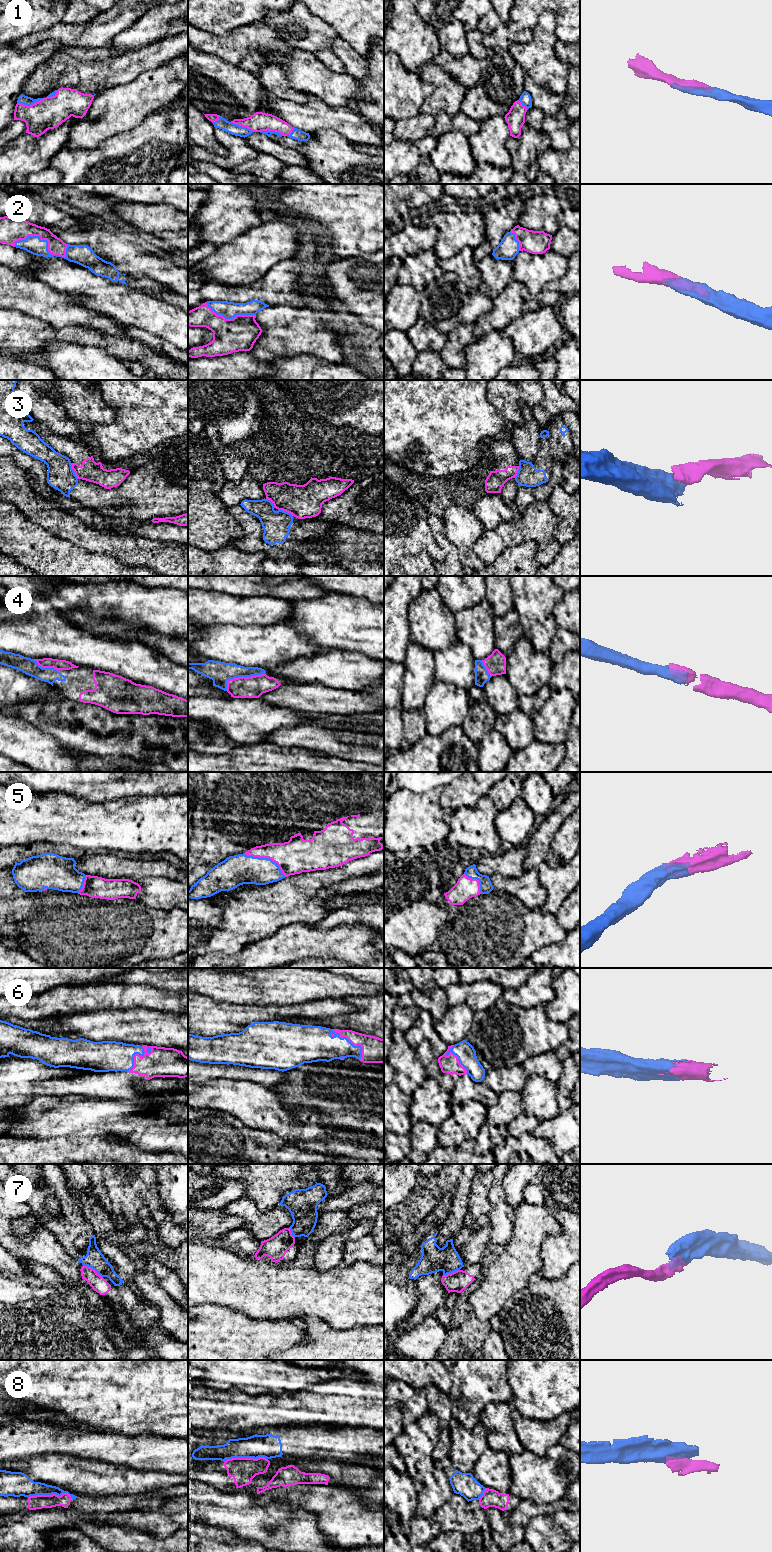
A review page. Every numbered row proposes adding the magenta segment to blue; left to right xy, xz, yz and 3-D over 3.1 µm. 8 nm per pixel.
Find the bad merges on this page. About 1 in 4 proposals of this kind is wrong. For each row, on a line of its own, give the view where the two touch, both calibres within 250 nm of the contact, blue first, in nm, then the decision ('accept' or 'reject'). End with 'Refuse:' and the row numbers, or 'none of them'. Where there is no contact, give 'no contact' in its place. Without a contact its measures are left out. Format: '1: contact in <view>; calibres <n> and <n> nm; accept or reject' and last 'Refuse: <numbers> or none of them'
1: contact in xy; calibres 80 and 260 nm; accept
2: contact in xy; calibres 140 and 170 nm; accept
3: contact in xy; calibres 220 and 160 nm; reject
4: contact in xz; calibres 170 and 180 nm; accept
5: contact in xz; calibres 240 and 280 nm; accept
6: contact in xz; calibres 240 and 200 nm; accept
7: contact in xy; calibres 150 and 120 nm; reject
8: contact in xy; calibres 180 and 110 nm; reject
Refuse: 3, 7, 8

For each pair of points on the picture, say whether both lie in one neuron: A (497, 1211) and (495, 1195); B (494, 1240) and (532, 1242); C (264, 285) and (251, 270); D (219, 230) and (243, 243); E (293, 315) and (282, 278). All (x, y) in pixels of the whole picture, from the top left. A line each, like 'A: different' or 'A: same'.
A: same
B: different
C: different
D: different
E: different

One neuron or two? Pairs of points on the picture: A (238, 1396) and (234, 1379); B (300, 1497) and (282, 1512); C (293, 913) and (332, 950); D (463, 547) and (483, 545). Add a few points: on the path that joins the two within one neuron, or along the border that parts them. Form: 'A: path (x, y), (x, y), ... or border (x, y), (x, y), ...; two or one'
A: border (212, 1387), (238, 1388), (249, 1394), (259, 1393); two
B: border (268, 1502), (284, 1502), (313, 1513); two
C: border (312, 923), (291, 923), (281, 928); two
D: border (482, 529), (474, 544), (474, 552), (486, 564); two

